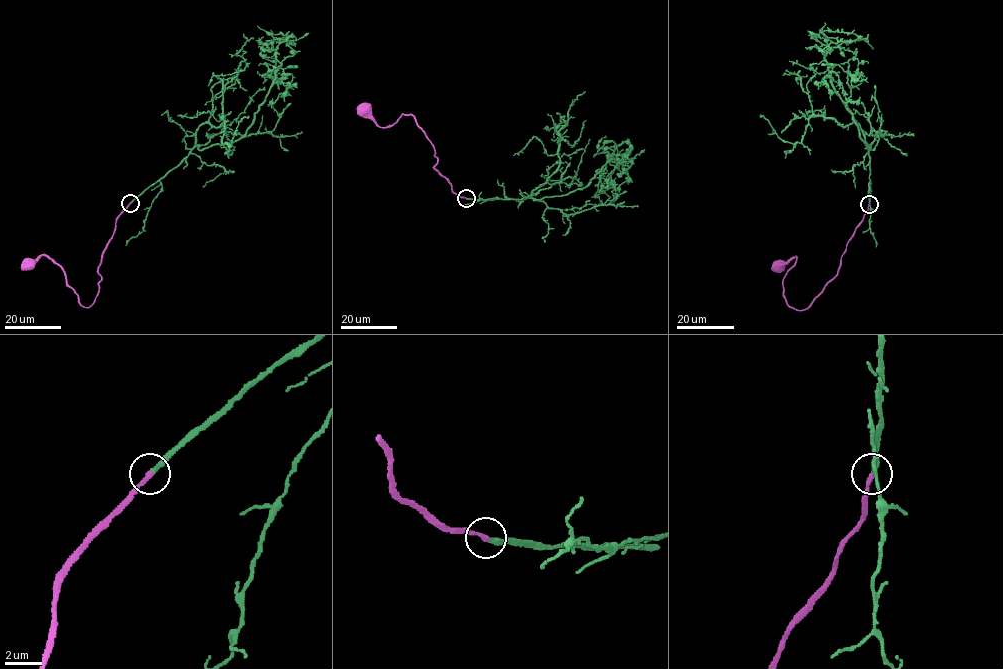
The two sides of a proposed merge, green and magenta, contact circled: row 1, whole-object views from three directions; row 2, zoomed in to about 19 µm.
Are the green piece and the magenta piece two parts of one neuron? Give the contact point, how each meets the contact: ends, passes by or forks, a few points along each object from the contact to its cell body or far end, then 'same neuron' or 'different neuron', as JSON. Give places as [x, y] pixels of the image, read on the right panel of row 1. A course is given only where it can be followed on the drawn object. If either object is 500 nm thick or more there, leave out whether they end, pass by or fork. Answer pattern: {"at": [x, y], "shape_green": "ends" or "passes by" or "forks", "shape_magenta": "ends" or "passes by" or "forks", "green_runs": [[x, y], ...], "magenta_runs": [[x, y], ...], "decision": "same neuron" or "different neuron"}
{"at": [869, 204], "shape_green": "ends", "shape_magenta": "ends", "green_runs": [[869, 204], [870, 146], [870, 149], [836, 93], [824, 57], [827, 38], [822, 32], [863, 37]], "magenta_runs": [[869, 204], [847, 243], [837, 273], [806, 309], [796, 310], [784, 295], [783, 279], [796, 258], [778, 265]], "decision": "same neuron"}

